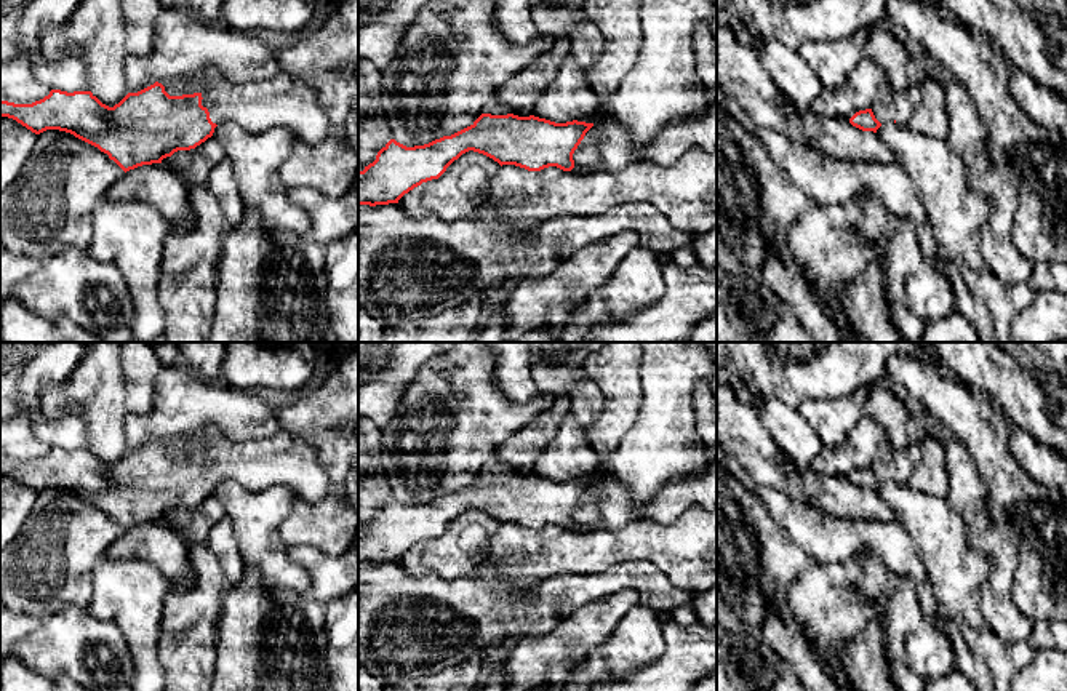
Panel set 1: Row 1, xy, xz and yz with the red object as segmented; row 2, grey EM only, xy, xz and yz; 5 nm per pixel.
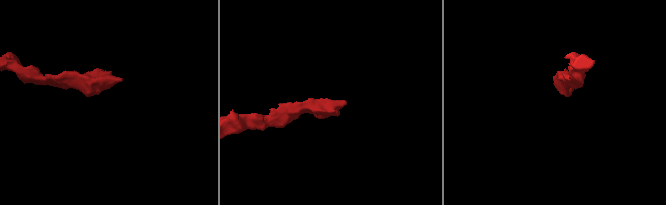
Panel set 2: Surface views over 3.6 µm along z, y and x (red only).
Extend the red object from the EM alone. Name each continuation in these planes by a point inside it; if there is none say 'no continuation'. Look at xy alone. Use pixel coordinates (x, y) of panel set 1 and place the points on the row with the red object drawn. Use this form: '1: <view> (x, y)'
1: xy (287, 101)

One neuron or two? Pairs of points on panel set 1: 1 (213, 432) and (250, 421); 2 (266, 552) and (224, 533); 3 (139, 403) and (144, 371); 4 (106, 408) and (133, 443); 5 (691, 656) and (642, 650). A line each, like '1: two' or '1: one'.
1: two
2: two
3: one
4: two
5: two

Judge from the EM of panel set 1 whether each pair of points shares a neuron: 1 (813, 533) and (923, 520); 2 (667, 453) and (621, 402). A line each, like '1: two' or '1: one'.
1: two
2: two

